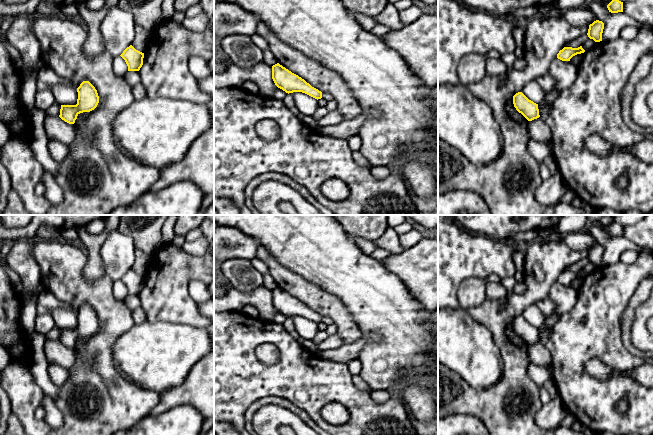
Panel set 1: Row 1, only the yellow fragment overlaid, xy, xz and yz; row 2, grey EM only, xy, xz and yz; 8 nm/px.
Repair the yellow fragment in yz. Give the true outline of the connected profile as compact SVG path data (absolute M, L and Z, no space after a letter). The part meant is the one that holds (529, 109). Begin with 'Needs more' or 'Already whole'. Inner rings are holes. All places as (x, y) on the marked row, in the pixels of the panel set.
Already whole. M518 92L513 96L513 104L516 110L528 121L532 121L540 117L538 104L529 100L522 92Z

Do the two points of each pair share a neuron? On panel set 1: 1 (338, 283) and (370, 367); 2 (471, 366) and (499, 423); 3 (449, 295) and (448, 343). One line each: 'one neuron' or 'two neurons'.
1: one neuron
2: two neurons
3: two neurons

